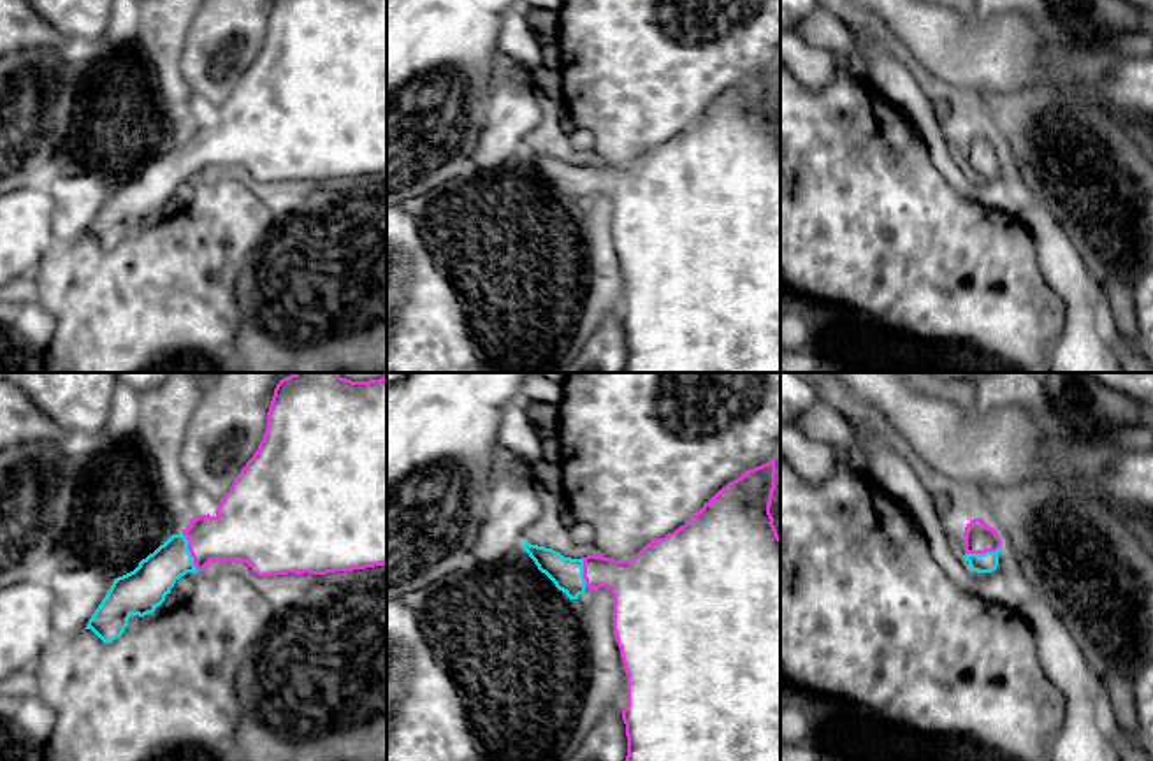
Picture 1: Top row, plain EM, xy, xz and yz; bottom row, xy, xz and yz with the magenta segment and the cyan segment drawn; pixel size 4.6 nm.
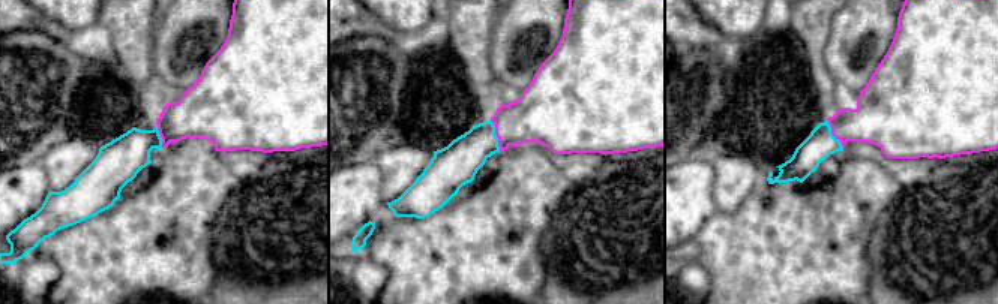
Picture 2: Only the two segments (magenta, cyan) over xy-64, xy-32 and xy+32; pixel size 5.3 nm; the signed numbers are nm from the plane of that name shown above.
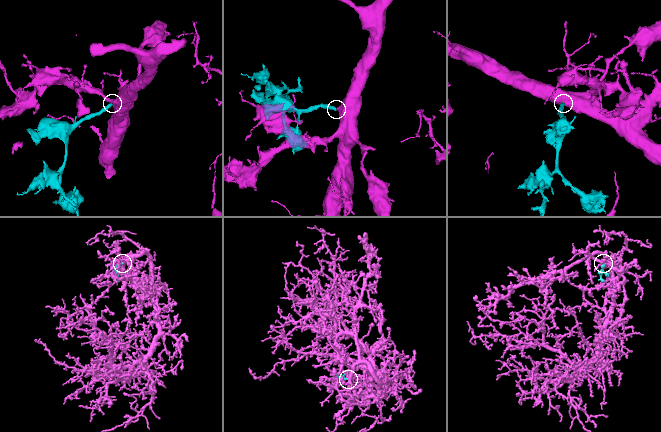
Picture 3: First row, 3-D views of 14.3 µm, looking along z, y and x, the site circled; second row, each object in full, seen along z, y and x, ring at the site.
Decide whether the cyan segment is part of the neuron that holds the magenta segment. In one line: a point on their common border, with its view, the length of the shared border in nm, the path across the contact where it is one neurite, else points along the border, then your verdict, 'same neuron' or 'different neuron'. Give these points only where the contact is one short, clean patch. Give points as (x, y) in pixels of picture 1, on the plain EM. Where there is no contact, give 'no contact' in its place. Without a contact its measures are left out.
meets magenta in xy at (190, 159); contact 190 nm long; runs through xy (239, 137), (206, 144), (190, 159), (174, 164), (152, 187); same neuron

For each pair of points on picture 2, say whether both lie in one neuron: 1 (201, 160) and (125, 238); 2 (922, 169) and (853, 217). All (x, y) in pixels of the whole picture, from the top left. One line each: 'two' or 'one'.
1: one
2: two

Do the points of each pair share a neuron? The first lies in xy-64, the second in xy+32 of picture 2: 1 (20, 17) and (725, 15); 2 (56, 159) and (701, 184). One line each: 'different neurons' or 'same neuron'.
1: different neurons
2: different neurons

